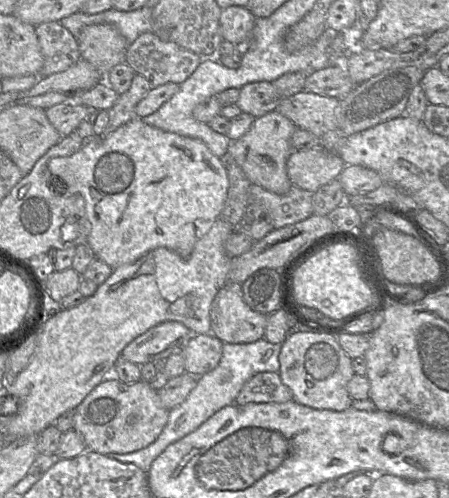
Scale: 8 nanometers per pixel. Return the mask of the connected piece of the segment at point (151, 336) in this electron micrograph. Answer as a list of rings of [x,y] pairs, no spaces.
[[[177,321],[160,323],[131,341],[121,352],[120,358],[137,365],[168,358],[183,348],[191,336],[190,330]]]

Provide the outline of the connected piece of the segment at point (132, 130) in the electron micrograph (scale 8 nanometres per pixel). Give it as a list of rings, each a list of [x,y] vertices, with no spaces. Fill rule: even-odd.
[[[141,118],[132,119],[106,137],[93,137],[86,140],[84,145],[70,156],[50,159],[48,169],[53,174],[52,176],[57,176],[63,181],[66,188],[62,188],[62,191],[66,191],[65,193],[80,193],[84,197],[86,216],[91,223],[91,231],[87,242],[92,248],[95,257],[113,269],[123,264],[133,263],[159,247],[168,248],[182,258],[188,258],[202,233],[206,232],[220,218],[229,189],[228,172],[224,160],[214,155],[204,142],[150,126]]]

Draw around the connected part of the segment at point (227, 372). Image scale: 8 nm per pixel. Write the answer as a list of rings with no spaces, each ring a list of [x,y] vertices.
[[[265,338],[252,343],[224,343],[219,364],[210,372],[197,378],[196,387],[179,405],[169,410],[168,421],[158,438],[147,447],[127,454],[109,453],[106,456],[124,463],[133,463],[148,473],[152,462],[168,445],[197,429],[221,408],[233,404],[243,385],[259,372],[278,372],[282,344],[273,344]]]

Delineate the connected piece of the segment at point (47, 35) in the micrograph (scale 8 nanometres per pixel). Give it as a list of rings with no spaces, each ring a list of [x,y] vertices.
[[[60,22],[41,23],[35,32],[43,57],[39,77],[63,72],[81,59],[77,39]]]

